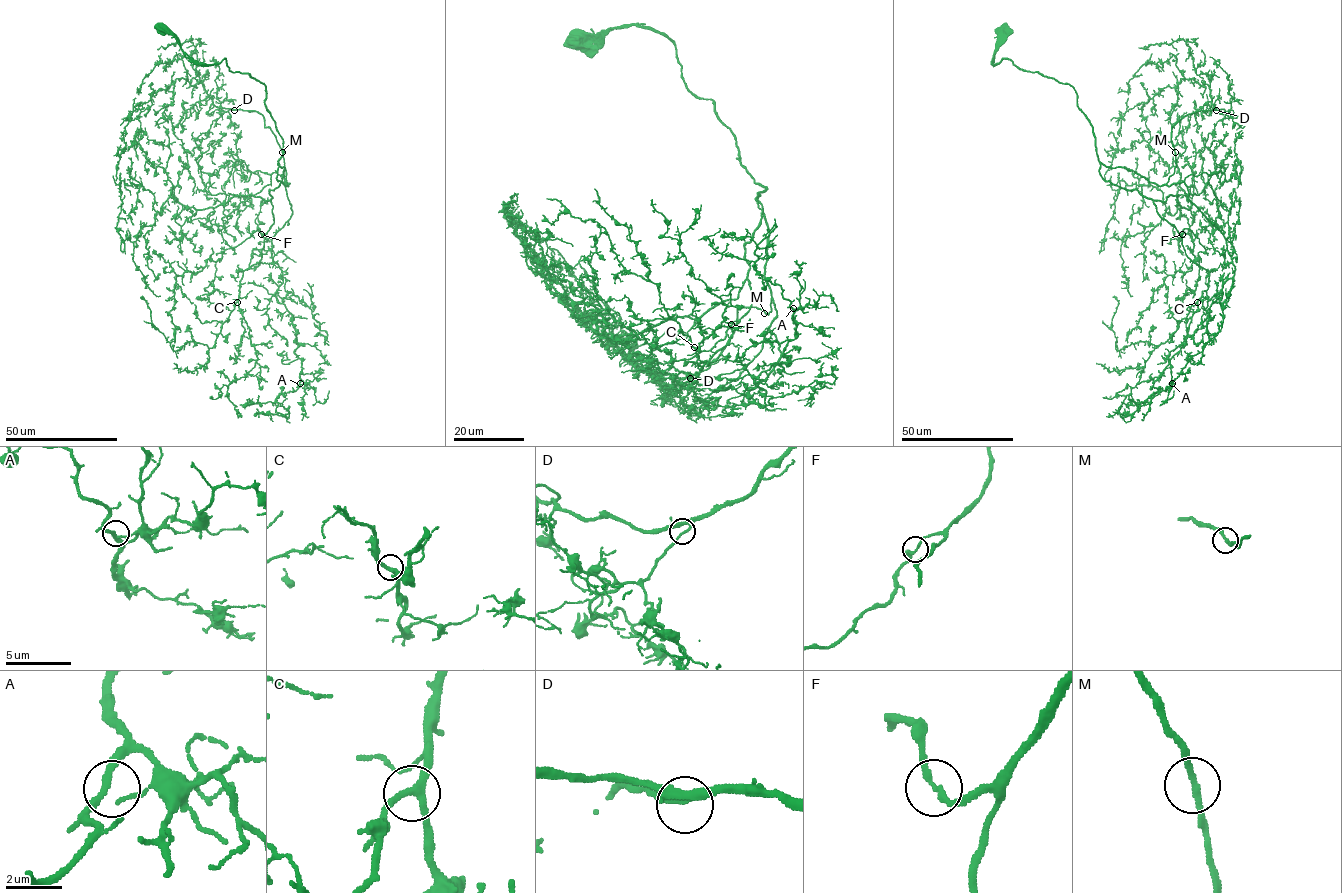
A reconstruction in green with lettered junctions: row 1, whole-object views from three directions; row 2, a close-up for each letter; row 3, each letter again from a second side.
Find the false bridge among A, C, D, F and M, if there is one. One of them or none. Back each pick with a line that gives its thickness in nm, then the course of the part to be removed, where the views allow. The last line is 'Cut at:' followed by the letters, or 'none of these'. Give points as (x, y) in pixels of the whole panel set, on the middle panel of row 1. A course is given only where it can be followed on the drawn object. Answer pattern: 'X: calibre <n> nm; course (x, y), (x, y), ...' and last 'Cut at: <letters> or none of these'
Cut at: none of these

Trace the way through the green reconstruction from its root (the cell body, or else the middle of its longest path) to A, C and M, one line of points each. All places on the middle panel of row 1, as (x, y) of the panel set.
A: (578, 43), (662, 32), (767, 188), (780, 358), (748, 392), (760, 407), (793, 308)
C: (578, 43), (621, 25), (662, 32), (767, 188), (745, 246), (750, 308), (702, 366), (694, 347)
M: (578, 43), (621, 25), (673, 43), (685, 87), (713, 101), (767, 188), (764, 312)

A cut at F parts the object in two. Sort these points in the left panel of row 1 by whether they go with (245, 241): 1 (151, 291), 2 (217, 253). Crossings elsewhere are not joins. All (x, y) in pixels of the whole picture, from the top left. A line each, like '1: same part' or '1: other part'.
1: other part
2: same part

